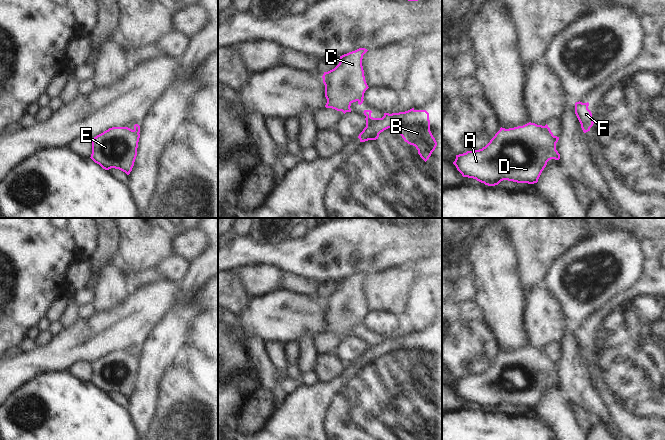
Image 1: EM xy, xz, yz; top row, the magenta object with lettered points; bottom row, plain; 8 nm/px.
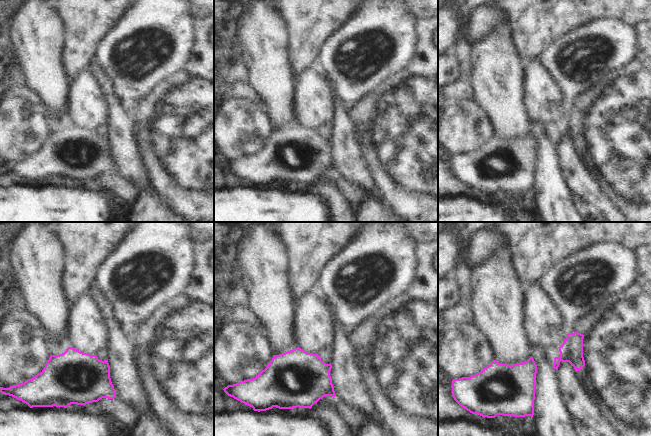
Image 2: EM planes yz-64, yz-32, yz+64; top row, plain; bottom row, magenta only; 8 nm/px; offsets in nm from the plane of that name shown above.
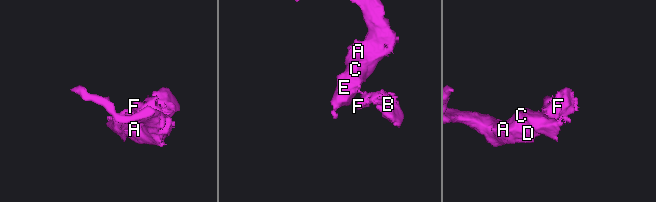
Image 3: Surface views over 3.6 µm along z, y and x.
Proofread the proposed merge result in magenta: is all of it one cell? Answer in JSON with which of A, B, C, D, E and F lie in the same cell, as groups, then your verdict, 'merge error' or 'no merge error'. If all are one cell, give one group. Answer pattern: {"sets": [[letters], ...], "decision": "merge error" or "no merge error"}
{"sets": [["A", "C", "D", "E"], ["B", "F"]], "decision": "merge error"}

